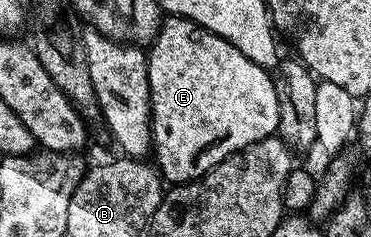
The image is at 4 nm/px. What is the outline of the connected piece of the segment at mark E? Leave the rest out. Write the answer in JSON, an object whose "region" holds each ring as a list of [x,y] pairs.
{"region":[[[167,16],[149,47],[147,75],[151,89],[151,145],[154,165],[168,183],[182,184],[204,178],[226,158],[272,137],[278,128],[275,79],[249,56],[237,52],[229,40],[204,30],[193,20]]]}

